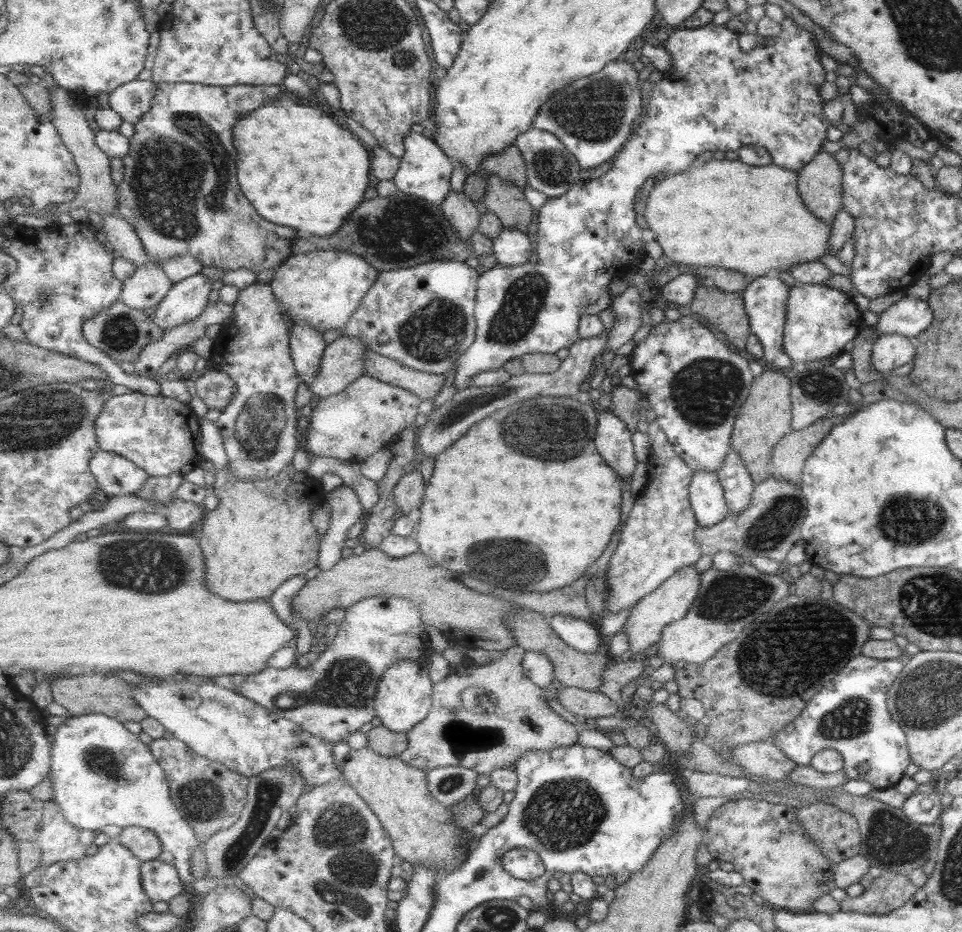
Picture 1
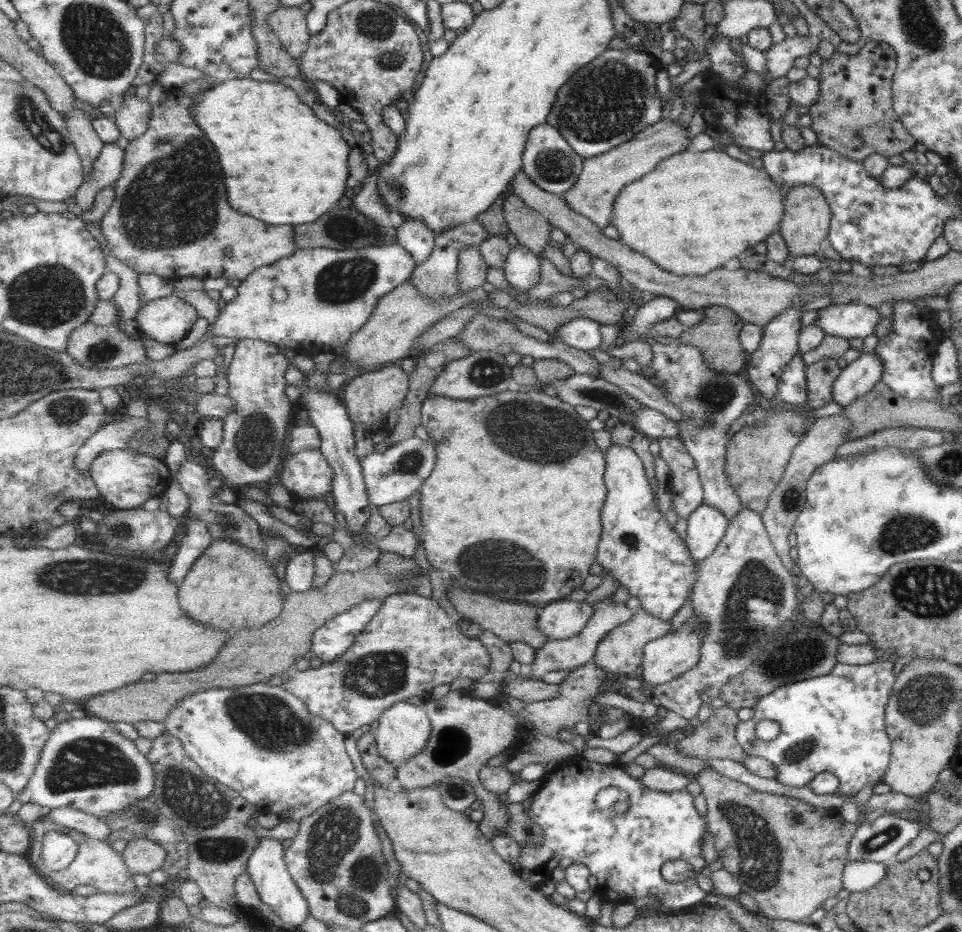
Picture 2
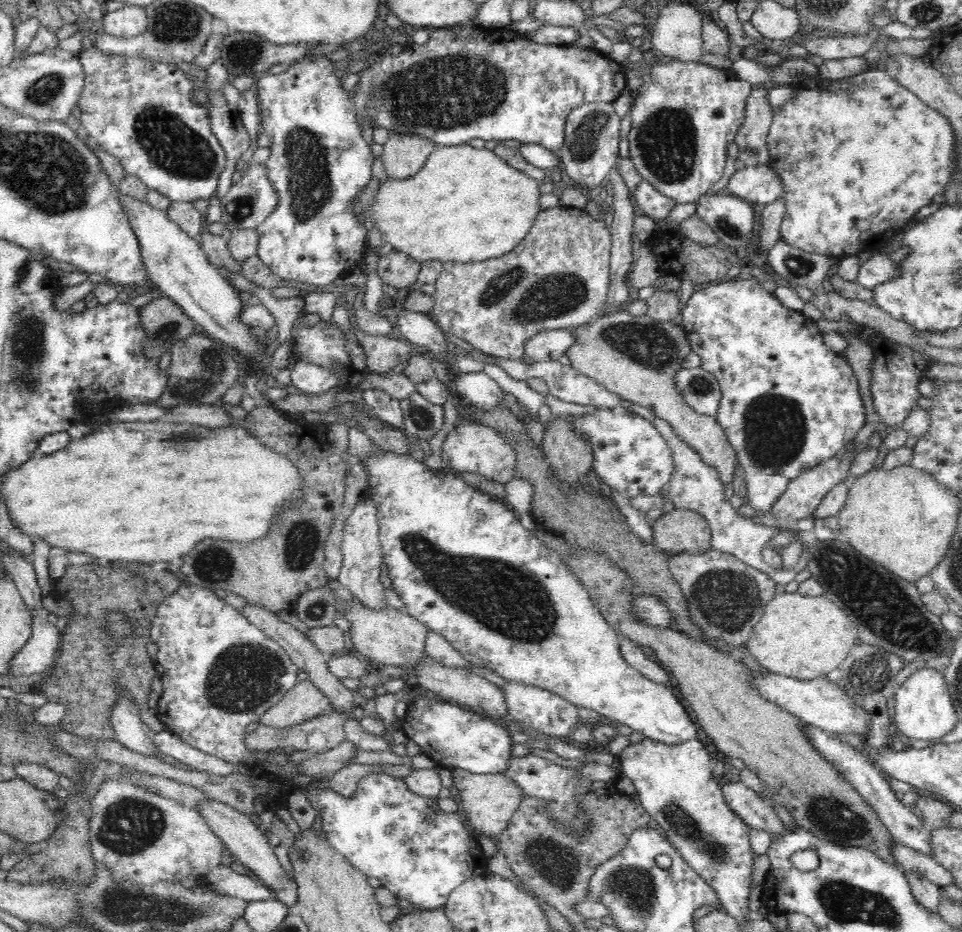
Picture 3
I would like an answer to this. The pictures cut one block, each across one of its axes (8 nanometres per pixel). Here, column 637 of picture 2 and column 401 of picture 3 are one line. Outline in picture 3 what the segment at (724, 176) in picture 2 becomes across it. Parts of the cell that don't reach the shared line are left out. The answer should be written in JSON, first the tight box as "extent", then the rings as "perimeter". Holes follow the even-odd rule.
{"extent":[365,143,542,263],"perimeter":[[[466,143],[455,147],[439,148],[436,152],[428,156],[424,168],[410,178],[402,180],[388,178],[380,184],[373,199],[373,205],[370,206],[371,209],[366,212],[365,215],[372,226],[376,226],[381,231],[382,239],[386,243],[391,244],[394,250],[404,252],[404,254],[408,254],[408,256],[415,258],[418,262],[423,263],[426,260],[439,260],[444,263],[453,260],[454,262],[479,263],[483,260],[507,255],[527,237],[528,232],[530,232],[534,226],[538,213],[541,211],[540,196],[542,196],[542,194],[540,194],[539,181],[520,172],[520,169],[512,168],[511,164],[508,164],[506,160],[502,160],[493,150],[489,150],[485,147],[473,148]]]}

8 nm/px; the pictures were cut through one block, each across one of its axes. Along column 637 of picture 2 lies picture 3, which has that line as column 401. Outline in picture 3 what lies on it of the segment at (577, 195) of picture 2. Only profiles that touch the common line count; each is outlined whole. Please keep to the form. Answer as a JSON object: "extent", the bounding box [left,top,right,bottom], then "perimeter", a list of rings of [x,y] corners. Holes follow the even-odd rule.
{"extent":[381,133,439,180],"perimeter":[[[392,133],[383,144],[381,154],[388,178],[402,180],[414,176],[424,168],[428,156],[439,148],[430,139],[418,135]]]}

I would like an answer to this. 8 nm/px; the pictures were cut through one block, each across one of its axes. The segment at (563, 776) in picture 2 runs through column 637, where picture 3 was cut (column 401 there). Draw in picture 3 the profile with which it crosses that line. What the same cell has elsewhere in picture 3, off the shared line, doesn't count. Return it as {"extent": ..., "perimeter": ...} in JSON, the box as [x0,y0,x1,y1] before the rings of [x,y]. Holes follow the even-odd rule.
{"extent":[303,772,484,911],"perimeter":[[[368,772],[366,776],[362,776],[362,778],[358,780],[356,792],[350,797],[343,797],[334,789],[323,786],[323,782],[330,778],[332,778],[332,774],[330,774],[330,776],[324,776],[324,778],[311,778],[310,784],[303,789],[304,794],[306,794],[306,798],[311,802],[312,806],[318,810],[317,814],[322,818],[322,832],[324,832],[332,848],[338,851],[348,863],[352,864],[352,866],[356,868],[356,871],[362,872],[362,874],[372,882],[387,888],[396,898],[407,900],[418,908],[430,911],[439,907],[444,908],[449,895],[457,887],[460,887],[466,879],[475,876],[474,870],[476,871],[476,867],[478,867],[478,856],[484,856],[477,835],[470,829],[469,825],[465,824],[462,816],[458,815],[458,813],[442,812],[439,806],[437,806],[438,797],[420,796],[412,792],[404,782],[404,779],[392,776],[390,772]]]}

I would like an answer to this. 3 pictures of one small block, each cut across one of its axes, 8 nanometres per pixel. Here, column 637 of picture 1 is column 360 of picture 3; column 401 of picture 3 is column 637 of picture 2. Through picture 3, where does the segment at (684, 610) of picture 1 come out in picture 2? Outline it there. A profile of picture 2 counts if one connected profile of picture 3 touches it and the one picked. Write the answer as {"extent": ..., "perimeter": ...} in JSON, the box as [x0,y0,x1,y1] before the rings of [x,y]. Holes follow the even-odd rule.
{"extent":[593,608,673,674],"perimeter":[[[638,608],[631,620],[615,628],[607,637],[601,640],[600,647],[597,648],[597,654],[593,661],[612,673],[626,674],[627,672],[633,672],[633,670],[637,670],[644,663],[645,645],[652,640],[668,635],[671,630],[673,630],[671,621],[656,617],[649,613],[647,609]]]}

